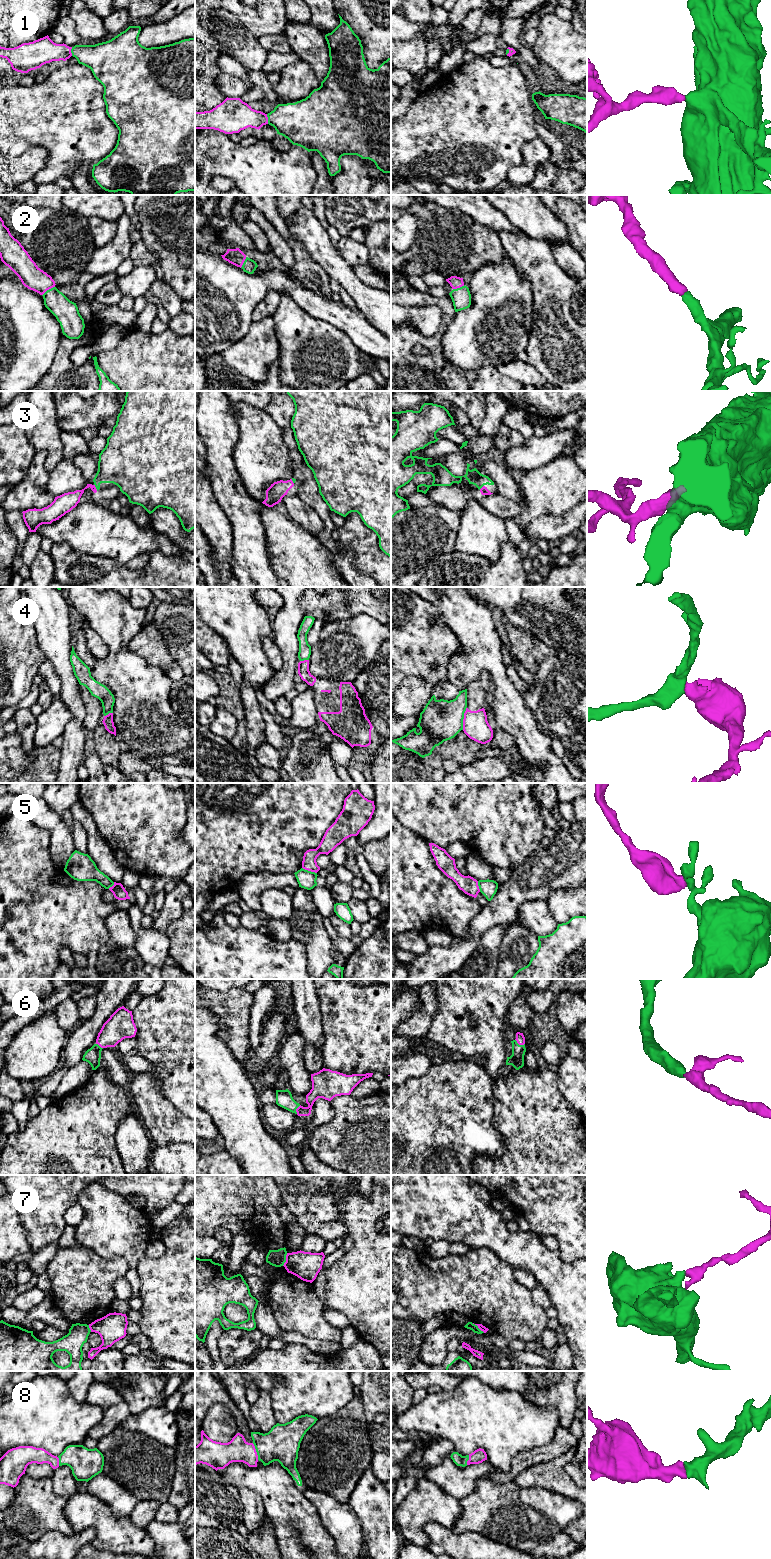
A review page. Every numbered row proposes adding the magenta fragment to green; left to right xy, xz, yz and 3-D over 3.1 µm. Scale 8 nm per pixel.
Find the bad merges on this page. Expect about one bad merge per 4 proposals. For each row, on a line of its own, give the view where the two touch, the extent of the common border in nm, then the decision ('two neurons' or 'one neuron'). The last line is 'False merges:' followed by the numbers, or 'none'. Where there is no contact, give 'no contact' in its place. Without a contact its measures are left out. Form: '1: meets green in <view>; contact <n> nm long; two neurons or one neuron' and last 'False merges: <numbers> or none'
1: meets green in xz; contact 80 nm long; one neuron
2: meets green in xy; contact 130 nm long; one neuron
3: meets green in xy; contact 60 nm long; one neuron
4: meets green in yz; contact 190 nm long; two neurons
5: meets green in xz; contact 130 nm long; two neurons
6: meets green in yz; contact 90 nm long; one neuron
7: meets green in xz; contact 110 nm long; two neurons
8: meets green in xz; contact 140 nm long; one neuron
False merges: 4, 5, 7

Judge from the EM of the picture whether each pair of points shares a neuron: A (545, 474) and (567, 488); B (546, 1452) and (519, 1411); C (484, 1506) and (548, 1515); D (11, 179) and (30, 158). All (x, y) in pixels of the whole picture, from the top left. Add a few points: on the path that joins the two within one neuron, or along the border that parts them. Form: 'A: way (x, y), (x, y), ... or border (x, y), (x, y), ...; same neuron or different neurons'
A: way (550, 479), (556, 485), (562, 485); same neuron
B: border (558, 1428), (555, 1435), (548, 1442), (520, 1452); different neurons
C: way (500, 1506), (505, 1503), (532, 1503); same neuron
D: way (15, 174), (26, 163); same neuron

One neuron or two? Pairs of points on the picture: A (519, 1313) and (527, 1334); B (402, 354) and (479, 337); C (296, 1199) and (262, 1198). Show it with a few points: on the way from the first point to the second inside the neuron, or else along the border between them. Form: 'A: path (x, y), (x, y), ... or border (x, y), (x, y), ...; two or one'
A: path (520, 1318), (527, 1326), (527, 1329); one
B: border (450, 323), (442, 336), (442, 353), (455, 365); two
C: border (278, 1185), (284, 1204); two

